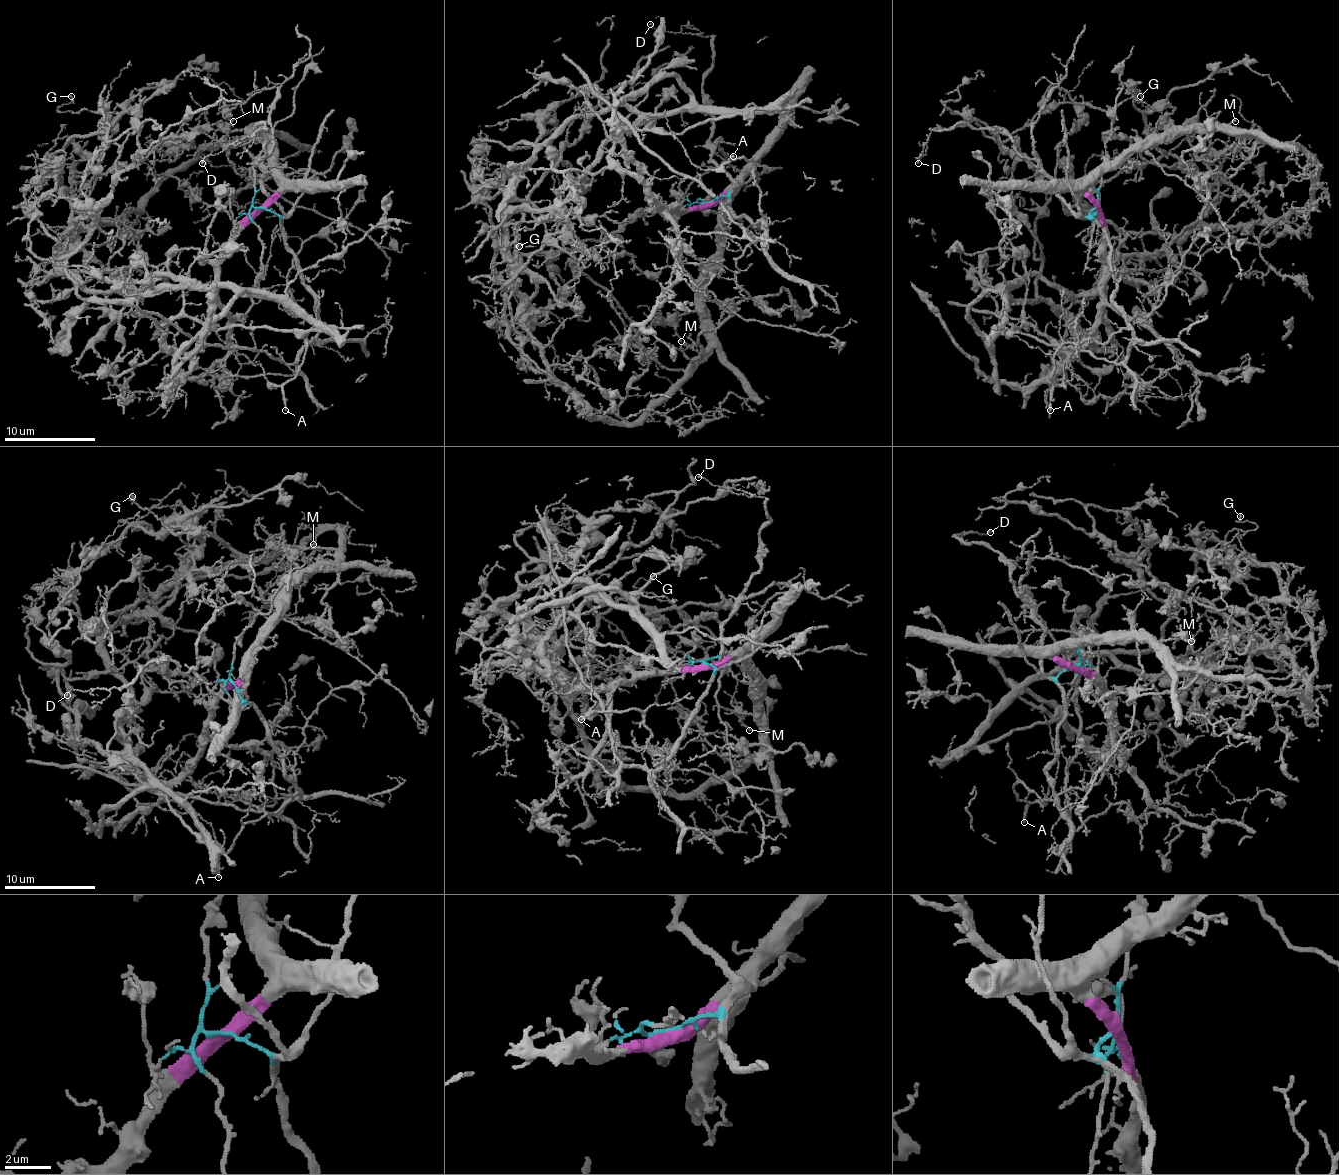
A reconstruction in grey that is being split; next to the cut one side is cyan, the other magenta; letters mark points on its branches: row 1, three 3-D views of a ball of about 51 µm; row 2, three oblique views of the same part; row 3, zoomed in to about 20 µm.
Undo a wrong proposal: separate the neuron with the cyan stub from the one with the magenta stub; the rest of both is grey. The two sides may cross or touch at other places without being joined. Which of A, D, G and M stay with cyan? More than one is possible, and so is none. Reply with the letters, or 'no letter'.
A, D

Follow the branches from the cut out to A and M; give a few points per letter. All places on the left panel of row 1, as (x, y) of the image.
A: (260, 209), (276, 215), (297, 259), (319, 333), (283, 386), (285, 411)
M: (260, 209), (276, 188), (276, 154), (254, 132), (229, 127), (233, 120)

